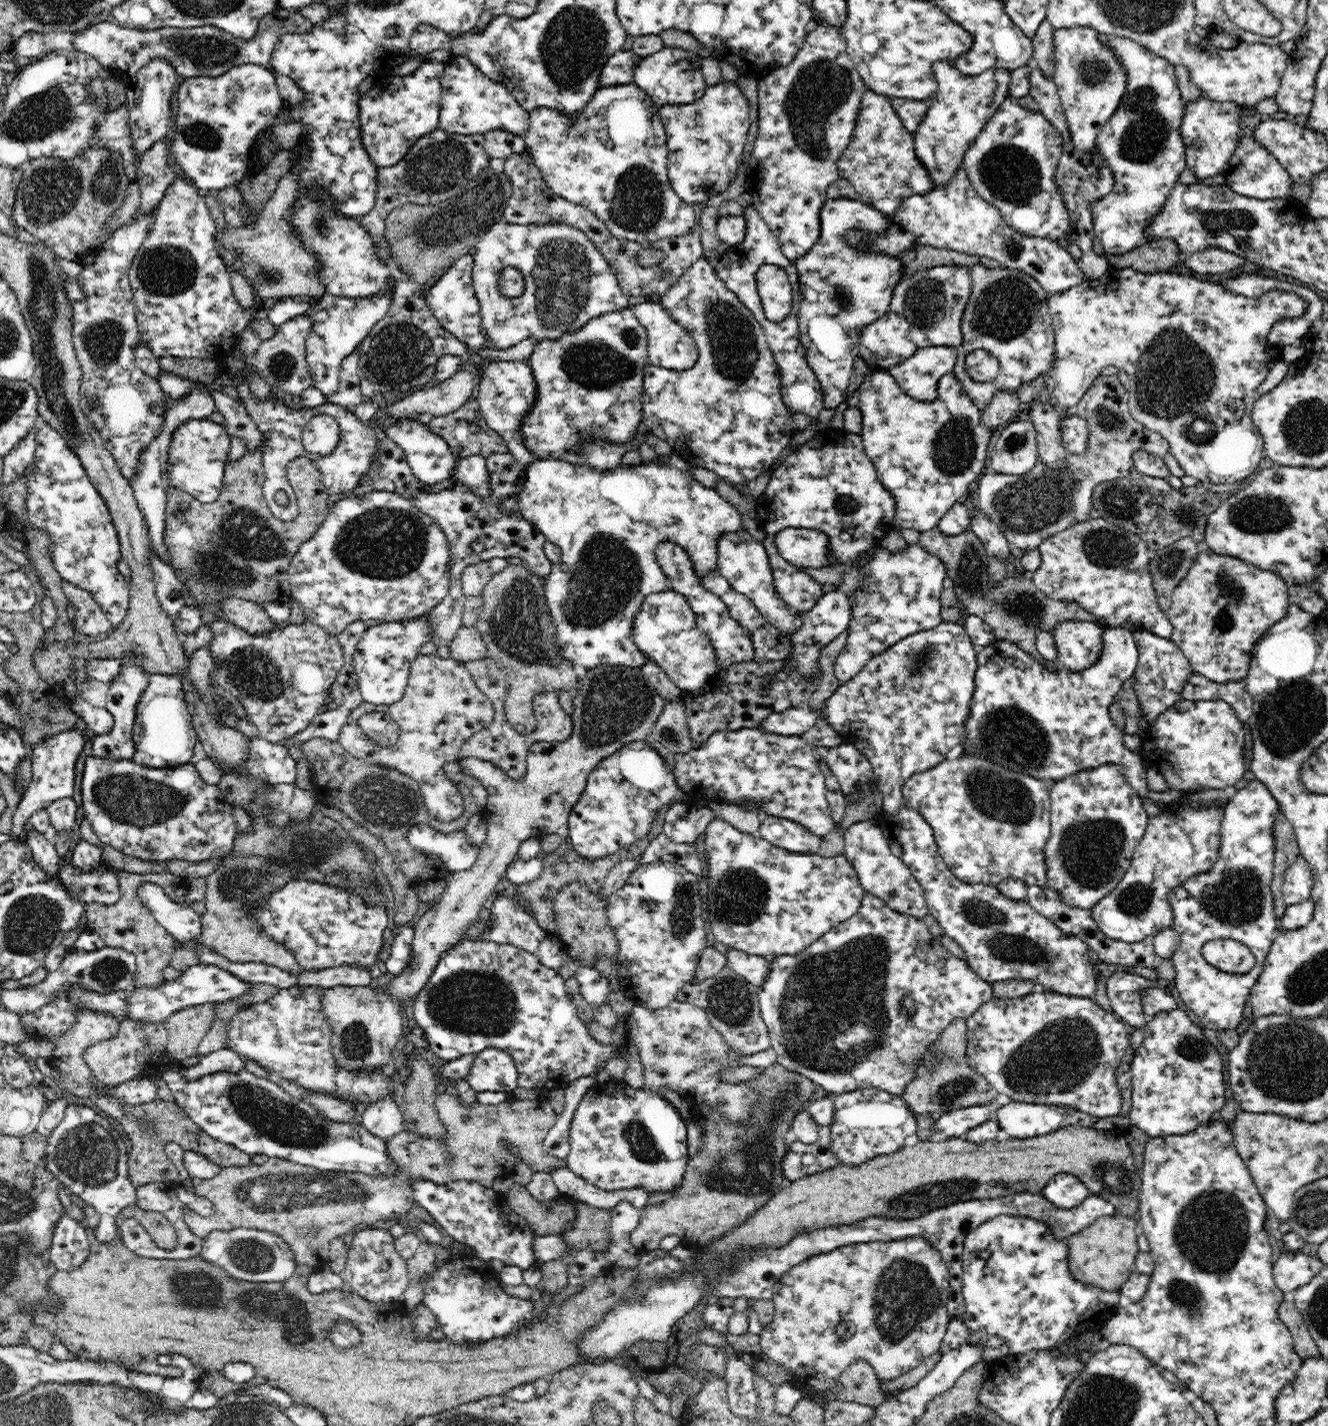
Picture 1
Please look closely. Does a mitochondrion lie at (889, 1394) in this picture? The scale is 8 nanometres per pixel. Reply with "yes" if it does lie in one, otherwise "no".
no

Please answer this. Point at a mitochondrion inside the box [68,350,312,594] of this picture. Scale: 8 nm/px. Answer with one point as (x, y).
(240, 541)

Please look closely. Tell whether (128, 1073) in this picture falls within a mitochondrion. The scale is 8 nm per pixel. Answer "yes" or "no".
no

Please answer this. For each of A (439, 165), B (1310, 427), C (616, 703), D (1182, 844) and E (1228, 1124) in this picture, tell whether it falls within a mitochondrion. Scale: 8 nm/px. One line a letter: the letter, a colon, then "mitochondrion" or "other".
A: mitochondrion
B: mitochondrion
C: mitochondrion
D: other
E: other

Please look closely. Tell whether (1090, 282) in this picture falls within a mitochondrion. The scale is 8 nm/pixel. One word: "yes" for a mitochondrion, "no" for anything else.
no

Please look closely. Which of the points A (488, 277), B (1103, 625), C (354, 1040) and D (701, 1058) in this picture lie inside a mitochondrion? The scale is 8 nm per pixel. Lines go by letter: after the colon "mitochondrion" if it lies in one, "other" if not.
A: other
B: other
C: mitochondrion
D: mitochondrion

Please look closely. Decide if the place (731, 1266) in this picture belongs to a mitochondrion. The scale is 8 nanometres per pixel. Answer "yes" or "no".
no

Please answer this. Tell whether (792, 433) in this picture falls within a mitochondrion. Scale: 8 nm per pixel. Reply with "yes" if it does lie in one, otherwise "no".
no

